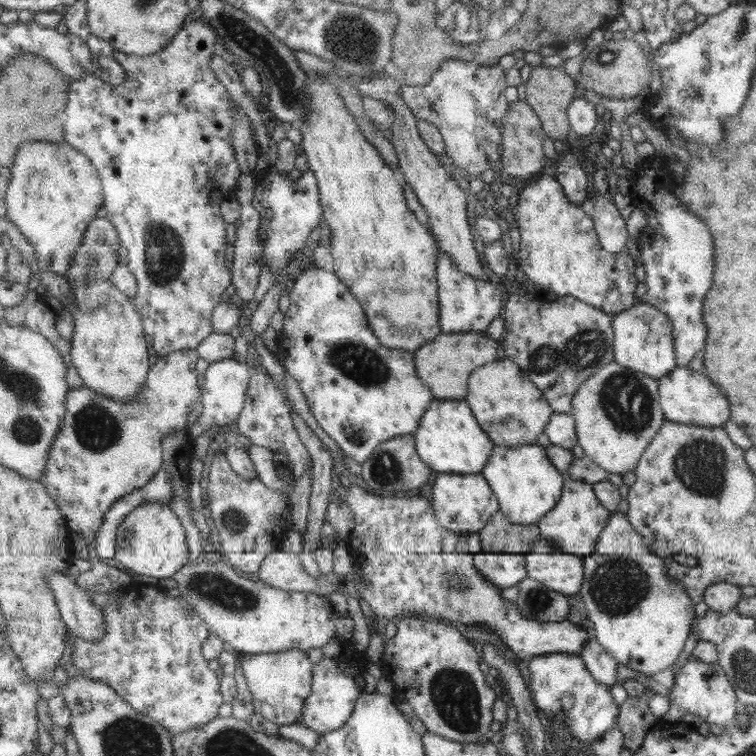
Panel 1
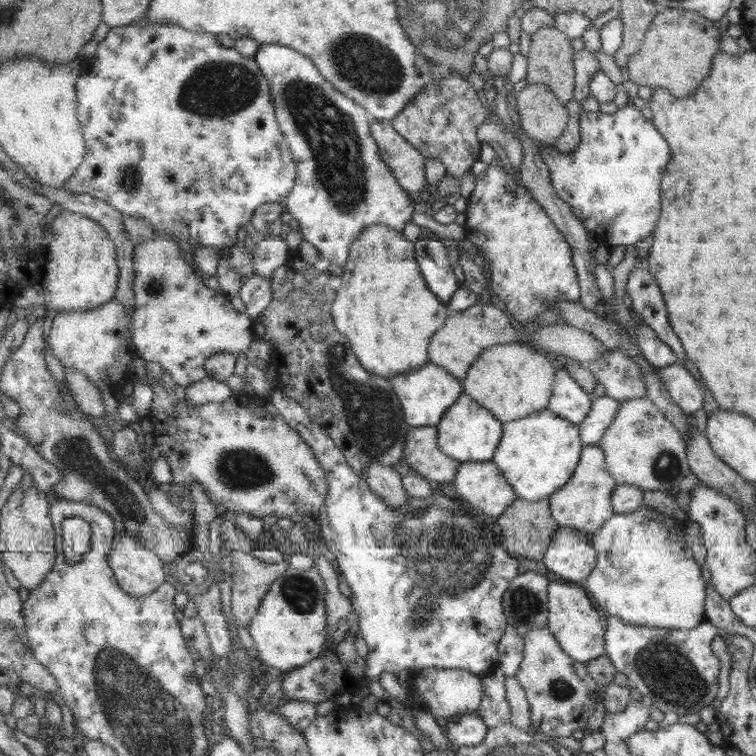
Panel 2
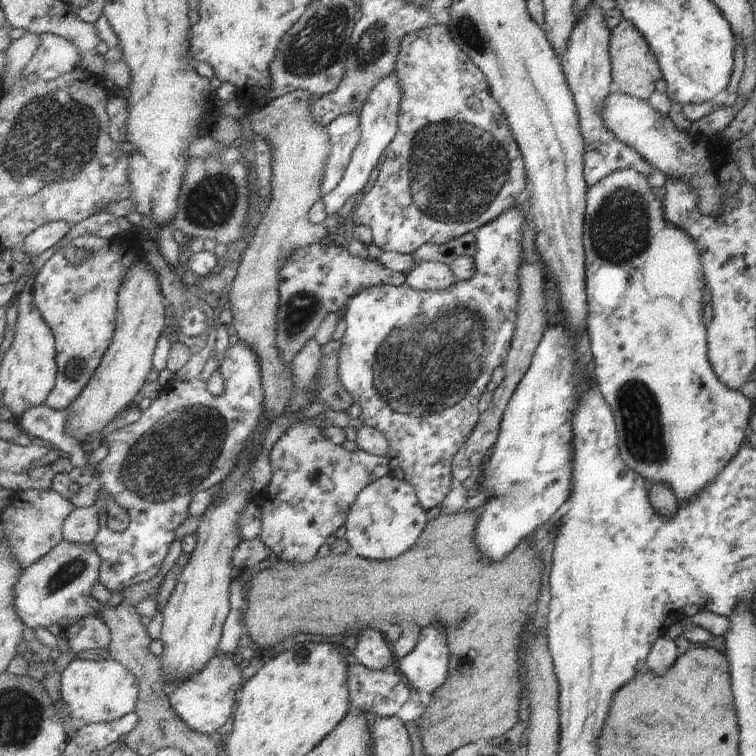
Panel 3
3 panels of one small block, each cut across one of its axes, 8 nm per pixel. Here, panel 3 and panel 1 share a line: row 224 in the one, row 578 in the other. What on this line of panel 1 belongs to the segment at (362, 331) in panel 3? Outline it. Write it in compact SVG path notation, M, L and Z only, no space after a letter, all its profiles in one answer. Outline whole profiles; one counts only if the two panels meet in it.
M481 551L474 556L477 570L499 589L511 588L528 579L526 555Z

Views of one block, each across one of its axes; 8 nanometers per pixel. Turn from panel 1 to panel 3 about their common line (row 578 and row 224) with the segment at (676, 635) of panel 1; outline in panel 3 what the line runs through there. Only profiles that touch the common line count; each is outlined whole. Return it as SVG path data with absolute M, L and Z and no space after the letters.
M635 169L617 170L607 176L593 188L588 188L588 208L585 216L585 251L588 268L588 302L589 302L589 340L592 342L593 360L596 361L596 382L601 394L609 402L616 414L617 431L620 434L621 456L625 462L639 472L645 480L665 482L673 492L678 504L685 504L691 496L705 487L713 476L731 460L731 456L740 448L741 441L748 433L748 419L755 402L742 396L735 390L729 390L711 371L706 356L706 328L701 322L701 296L704 287L703 266L699 253L692 239L680 228L663 219L662 200L659 200L648 184L647 177Z

